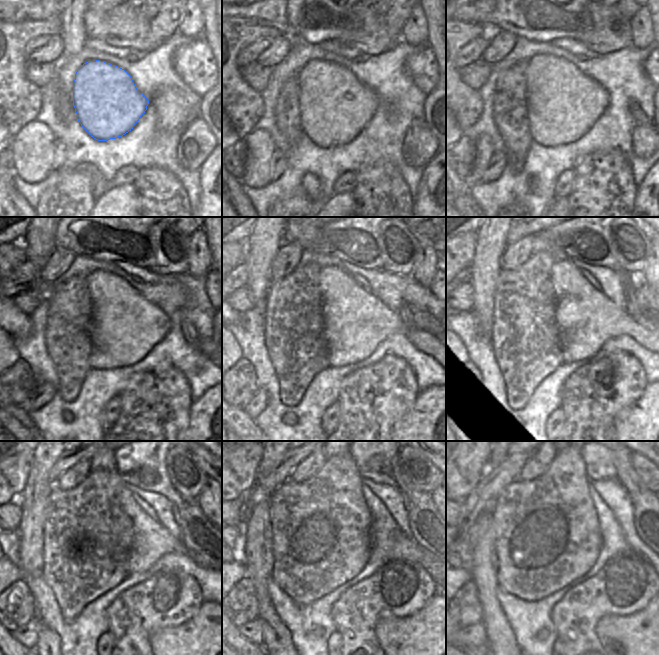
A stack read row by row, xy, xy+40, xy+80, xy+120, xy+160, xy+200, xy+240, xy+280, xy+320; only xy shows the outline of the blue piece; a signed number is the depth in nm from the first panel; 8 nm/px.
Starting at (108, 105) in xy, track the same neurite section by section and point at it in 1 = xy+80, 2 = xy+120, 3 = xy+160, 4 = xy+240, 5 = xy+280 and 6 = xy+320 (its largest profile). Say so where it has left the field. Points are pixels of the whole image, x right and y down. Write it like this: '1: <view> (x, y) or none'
1: xy+80 (563, 103)
2: xy+120 (125, 326)
3: xy+160 (356, 321)
4: xy+240 (151, 541)
5: xy+280 (409, 550)
6: xy+320 (648, 552)

